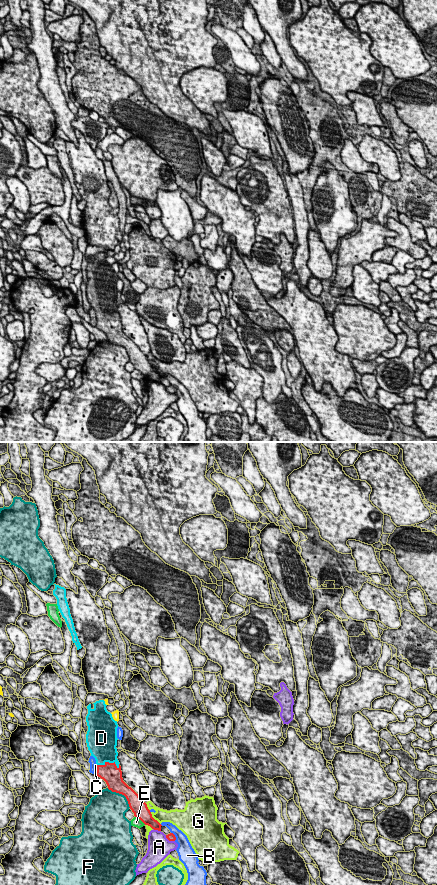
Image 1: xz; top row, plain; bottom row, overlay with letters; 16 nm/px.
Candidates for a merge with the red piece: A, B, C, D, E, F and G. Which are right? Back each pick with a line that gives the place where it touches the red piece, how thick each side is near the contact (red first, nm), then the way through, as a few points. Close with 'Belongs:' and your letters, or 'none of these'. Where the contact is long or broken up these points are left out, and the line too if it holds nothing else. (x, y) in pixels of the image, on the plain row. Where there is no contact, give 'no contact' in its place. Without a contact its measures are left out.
D: xz (108, 314) | 300/420 nm
Belongs: D

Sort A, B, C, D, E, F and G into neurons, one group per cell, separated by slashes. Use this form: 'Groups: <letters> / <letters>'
Groups: A / B C / D / E / F / G

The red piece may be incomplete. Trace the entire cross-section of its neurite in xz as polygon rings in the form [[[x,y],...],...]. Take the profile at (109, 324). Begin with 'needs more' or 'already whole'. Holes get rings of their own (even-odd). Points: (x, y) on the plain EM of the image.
needs more; [[[104,252],[93,256],[93,261],[91,256],[87,258],[86,295],[91,308],[96,312],[96,327],[106,334],[109,342],[126,349],[135,369],[152,381],[161,383],[162,377],[152,369],[147,356],[123,333],[121,318],[117,311],[117,273],[107,263]]]

